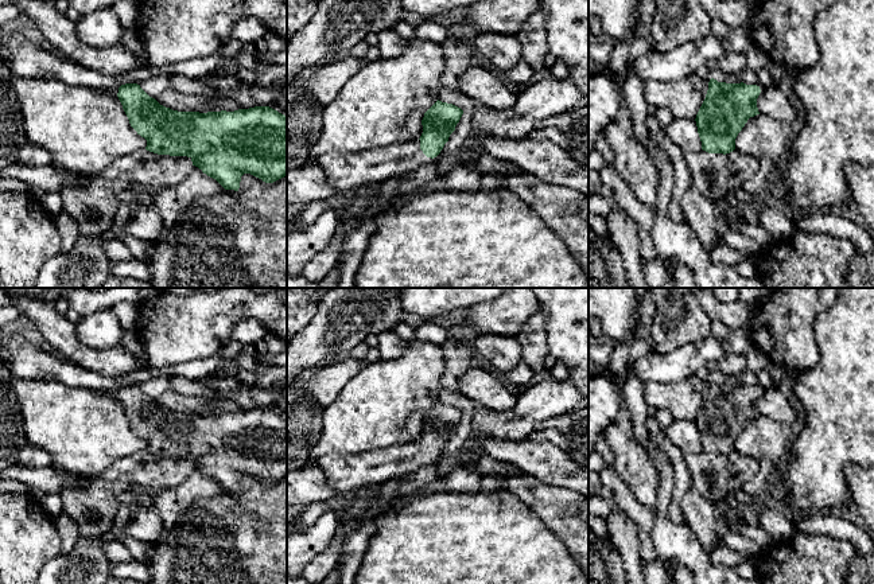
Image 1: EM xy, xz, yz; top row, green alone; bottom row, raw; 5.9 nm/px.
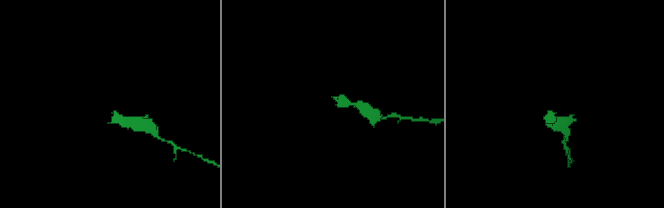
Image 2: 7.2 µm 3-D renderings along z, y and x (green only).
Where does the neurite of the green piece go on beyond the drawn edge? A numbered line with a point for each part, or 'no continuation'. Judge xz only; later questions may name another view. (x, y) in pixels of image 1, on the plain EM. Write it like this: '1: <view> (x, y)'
1: xz (344, 472)

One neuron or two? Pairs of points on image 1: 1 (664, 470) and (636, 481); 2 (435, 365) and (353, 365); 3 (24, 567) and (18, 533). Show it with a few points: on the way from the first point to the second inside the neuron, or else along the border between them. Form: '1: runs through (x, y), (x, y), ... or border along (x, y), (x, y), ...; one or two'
1: border along (648, 452), (657, 471), (656, 503); two
2: border along (369, 363), (344, 386); two
3: runs through (18, 559), (18, 541); one

